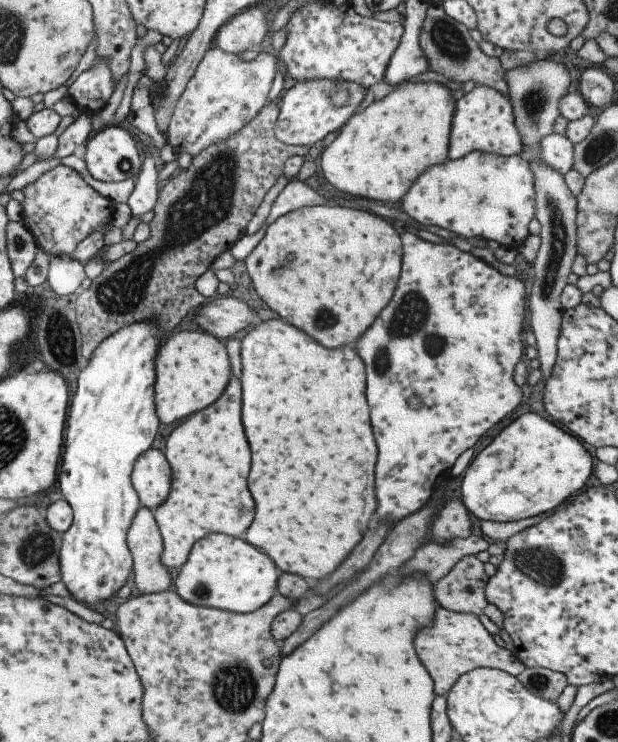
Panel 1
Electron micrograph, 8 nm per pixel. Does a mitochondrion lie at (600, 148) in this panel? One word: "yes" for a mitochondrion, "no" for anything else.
yes

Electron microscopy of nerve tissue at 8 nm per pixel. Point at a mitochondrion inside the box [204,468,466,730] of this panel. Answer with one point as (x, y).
(233, 687)

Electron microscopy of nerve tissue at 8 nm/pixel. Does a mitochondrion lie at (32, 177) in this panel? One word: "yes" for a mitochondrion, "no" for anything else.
no

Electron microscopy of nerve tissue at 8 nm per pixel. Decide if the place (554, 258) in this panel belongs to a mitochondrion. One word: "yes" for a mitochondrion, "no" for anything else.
yes

